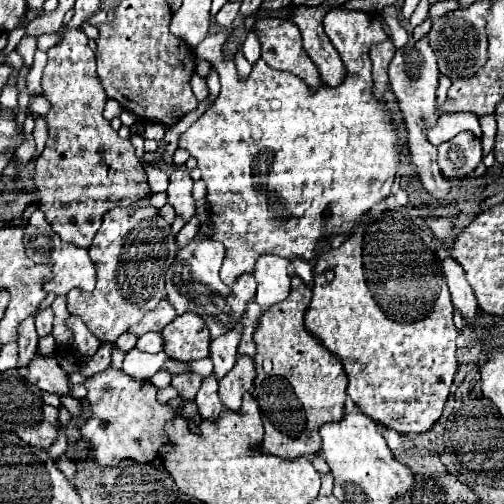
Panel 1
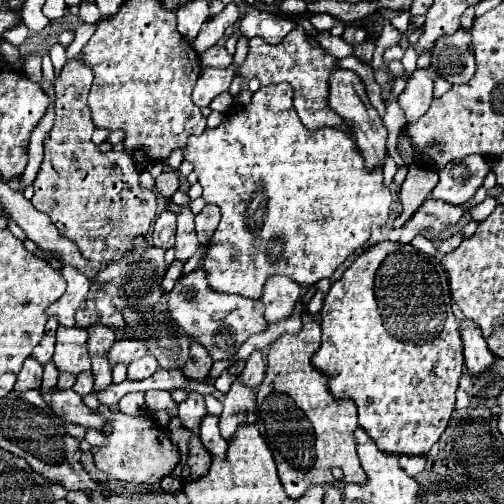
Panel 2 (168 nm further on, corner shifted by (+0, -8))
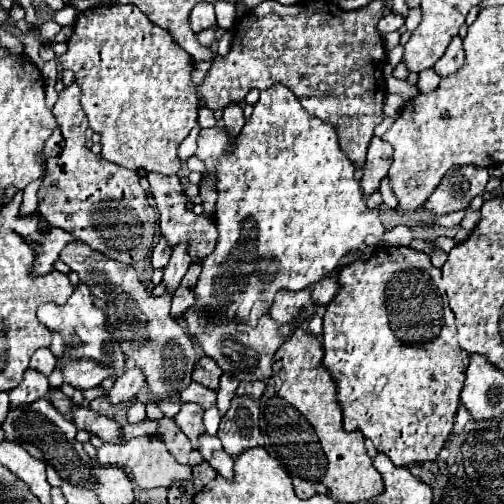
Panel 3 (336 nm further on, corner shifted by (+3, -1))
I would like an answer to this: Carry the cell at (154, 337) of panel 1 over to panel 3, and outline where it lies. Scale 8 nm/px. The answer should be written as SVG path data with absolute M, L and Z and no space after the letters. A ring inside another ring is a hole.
M138 365L126 367L124 375L120 375L120 377L116 379L114 387L112 387L110 393L108 393L110 403L122 403L122 401L134 399L134 395L144 387L144 383L146 383L144 371L138 369Z

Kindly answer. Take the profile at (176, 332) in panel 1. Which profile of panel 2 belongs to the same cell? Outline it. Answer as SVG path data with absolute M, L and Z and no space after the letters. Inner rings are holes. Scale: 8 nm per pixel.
M191 340L191 360L187 360L187 364L183 368L183 374L189 380L203 382L203 380L209 378L211 366L213 366L213 360L211 360L209 352L205 352L205 348L201 348L201 344Z

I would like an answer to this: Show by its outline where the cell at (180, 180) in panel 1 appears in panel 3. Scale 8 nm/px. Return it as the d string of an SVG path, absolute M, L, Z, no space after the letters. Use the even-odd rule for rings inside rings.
M182 241L172 247L172 257L164 269L164 285L168 291L174 291L180 285L180 279L188 271L188 265L192 263L192 257L188 253L188 243Z

